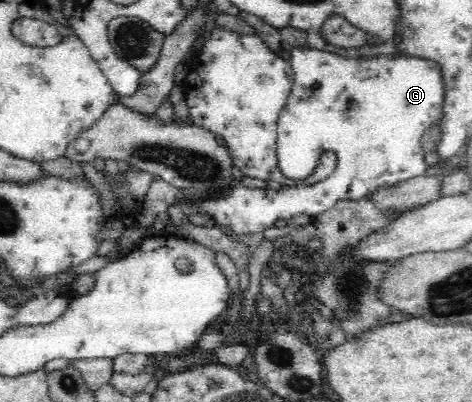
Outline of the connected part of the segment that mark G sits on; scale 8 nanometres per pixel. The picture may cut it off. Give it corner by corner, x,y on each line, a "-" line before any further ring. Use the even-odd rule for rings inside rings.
307,44
292,48
289,61
294,71
292,93
277,121
277,157
280,170
284,176
293,180
304,179
314,173
324,152
334,151
337,155
335,173
317,184
312,184
312,191
294,191
292,203
296,207
260,207
260,199
256,199
256,187
248,188
241,184
229,187
220,197
210,196
196,203
198,213
211,217
215,226
224,233
232,231
238,235
250,235
274,227
278,219
289,220
304,213
314,217
332,209
338,201
366,198
369,193
374,193
382,186
393,186
424,175
429,167
420,139
443,113
445,86
442,69
437,62
407,54
398,57
387,57
384,54
370,59
359,59
321,51

